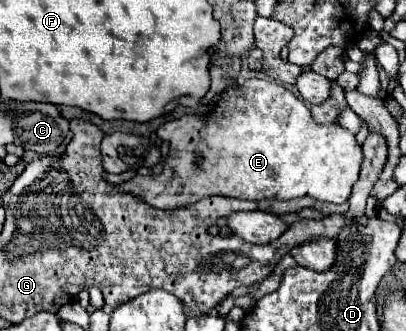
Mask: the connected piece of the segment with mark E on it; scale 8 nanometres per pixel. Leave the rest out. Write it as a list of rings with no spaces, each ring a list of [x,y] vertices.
[[[249,79],[243,87],[235,87],[235,89],[225,89],[221,93],[221,101],[217,103],[217,107],[205,117],[201,119],[199,115],[183,115],[181,119],[177,121],[171,121],[171,123],[163,123],[159,129],[157,129],[157,137],[169,145],[169,151],[167,151],[167,159],[165,159],[165,165],[163,165],[163,171],[159,175],[149,175],[149,177],[141,177],[141,175],[135,175],[131,181],[125,181],[117,187],[123,189],[123,193],[131,193],[135,197],[139,197],[141,201],[145,201],[147,205],[155,207],[155,209],[165,209],[165,211],[173,211],[173,209],[179,209],[179,207],[187,207],[187,205],[193,205],[195,201],[201,201],[205,197],[213,197],[213,195],[221,195],[221,197],[235,197],[235,199],[249,199],[249,201],[261,201],[261,199],[295,199],[295,197],[313,197],[313,199],[319,199],[319,201],[329,201],[329,203],[343,203],[345,199],[349,199],[349,193],[351,193],[351,185],[359,179],[359,171],[361,171],[361,163],[363,163],[363,151],[361,147],[357,145],[355,141],[355,135],[349,133],[345,127],[341,125],[317,125],[315,121],[311,121],[311,111],[309,107],[305,105],[303,99],[299,99],[295,93],[291,93],[289,89],[285,89],[283,85],[279,83],[273,83],[273,81],[267,81],[267,79]]]

